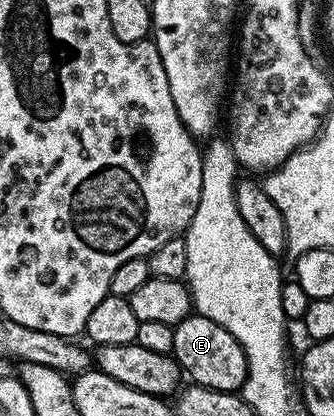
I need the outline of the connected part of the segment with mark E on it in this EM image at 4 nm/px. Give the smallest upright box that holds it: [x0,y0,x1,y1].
[172,312,247,393]

